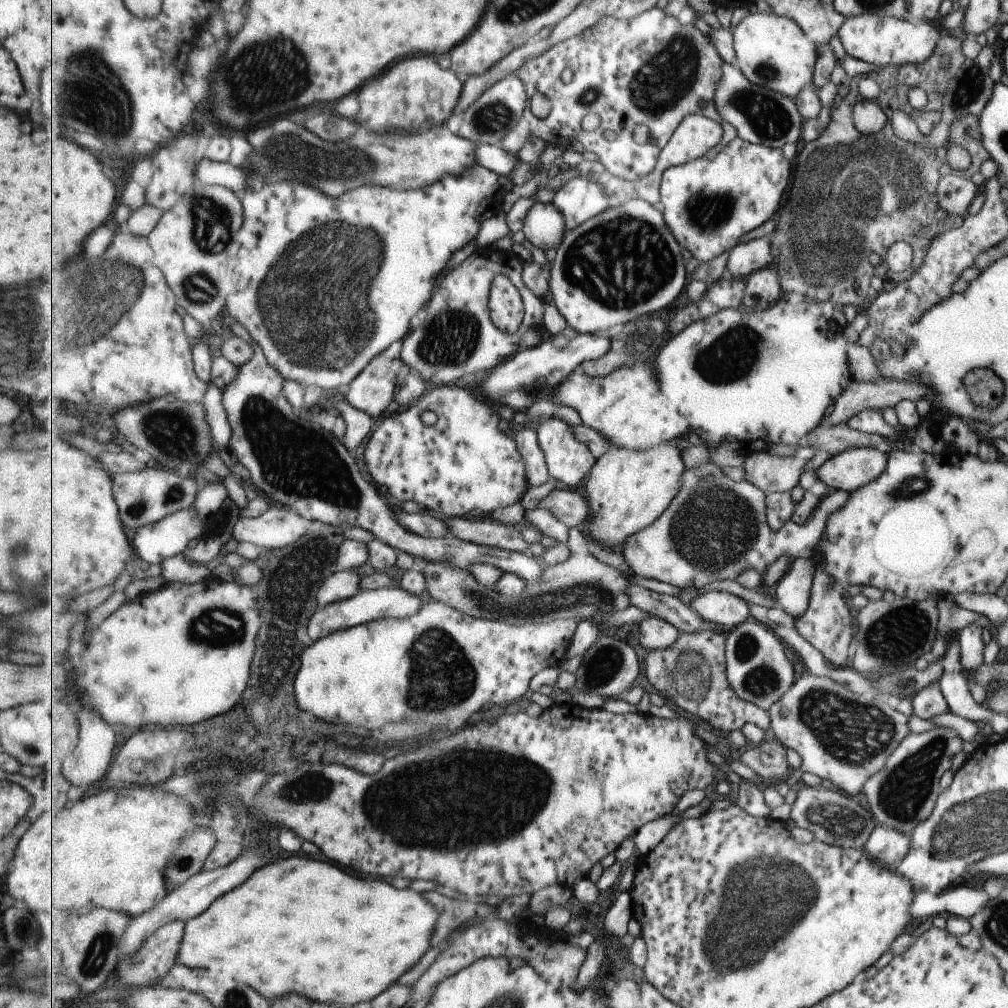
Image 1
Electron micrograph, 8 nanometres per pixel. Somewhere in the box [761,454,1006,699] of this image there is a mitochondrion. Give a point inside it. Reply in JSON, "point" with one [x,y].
{"point":[899,633]}

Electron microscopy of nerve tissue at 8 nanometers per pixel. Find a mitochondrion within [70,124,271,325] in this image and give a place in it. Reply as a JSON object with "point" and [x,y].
{"point":[211,224]}

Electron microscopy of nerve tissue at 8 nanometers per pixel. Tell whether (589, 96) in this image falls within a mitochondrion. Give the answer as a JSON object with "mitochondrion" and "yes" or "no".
{"mitochondrion":"yes"}

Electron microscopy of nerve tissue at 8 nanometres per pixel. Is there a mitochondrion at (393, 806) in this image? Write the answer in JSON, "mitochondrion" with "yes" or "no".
{"mitochondrion":"yes"}

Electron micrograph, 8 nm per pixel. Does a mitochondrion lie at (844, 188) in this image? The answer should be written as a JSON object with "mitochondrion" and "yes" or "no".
{"mitochondrion":"yes"}

